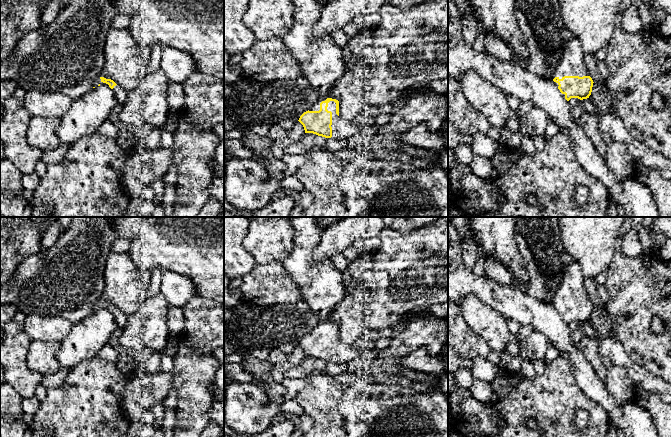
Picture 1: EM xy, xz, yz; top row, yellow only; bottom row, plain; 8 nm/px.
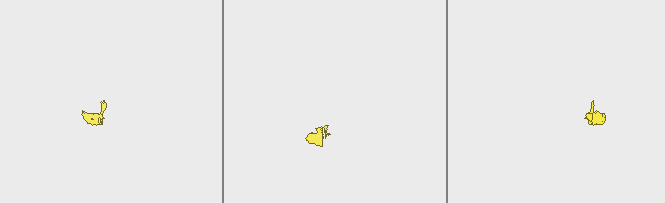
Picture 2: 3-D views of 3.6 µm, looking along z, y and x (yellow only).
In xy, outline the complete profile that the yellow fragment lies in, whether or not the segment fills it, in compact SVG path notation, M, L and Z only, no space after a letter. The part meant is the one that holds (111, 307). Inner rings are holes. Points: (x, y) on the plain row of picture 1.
M104 293L94 302L93 312L100 309L107 309L112 313L118 330L122 330L126 326L128 316L111 304Z

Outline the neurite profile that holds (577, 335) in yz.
M581 324L579 325L579 327L576 330L571 331L571 338L575 343L578 343L584 337L585 337L585 333L584 333L584 330L583 330Z

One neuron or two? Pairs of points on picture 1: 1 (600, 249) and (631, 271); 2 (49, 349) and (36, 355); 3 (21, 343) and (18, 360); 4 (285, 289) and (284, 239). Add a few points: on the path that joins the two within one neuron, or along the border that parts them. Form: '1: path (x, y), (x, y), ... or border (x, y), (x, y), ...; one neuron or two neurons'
1: border (616, 246), (614, 257), (607, 268); two neurons
2: path (46, 351), (39, 355); one neuron
3: path (18, 347), (18, 356); one neuron
4: path (273, 277), (273, 251); one neuron

